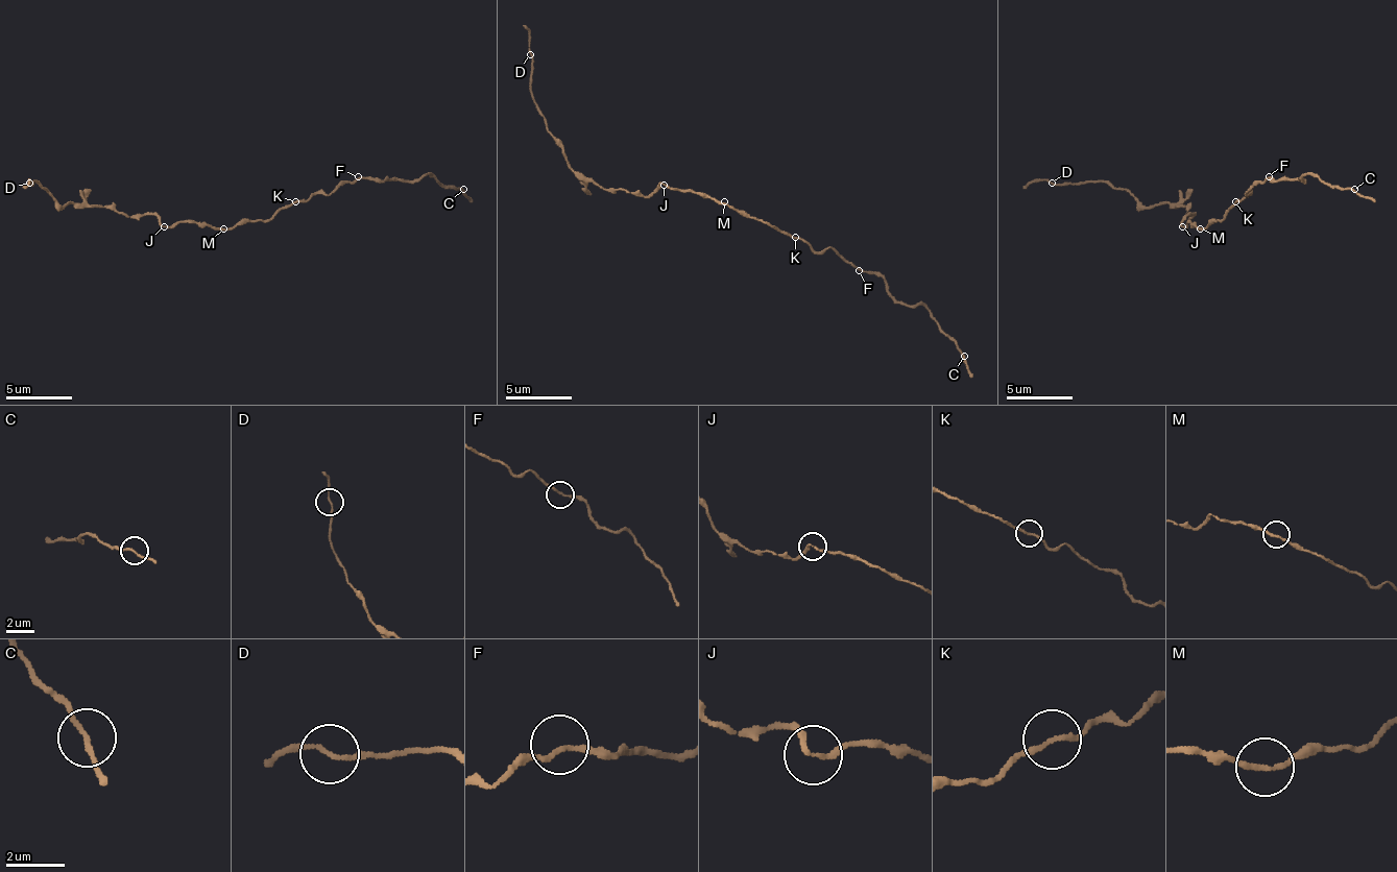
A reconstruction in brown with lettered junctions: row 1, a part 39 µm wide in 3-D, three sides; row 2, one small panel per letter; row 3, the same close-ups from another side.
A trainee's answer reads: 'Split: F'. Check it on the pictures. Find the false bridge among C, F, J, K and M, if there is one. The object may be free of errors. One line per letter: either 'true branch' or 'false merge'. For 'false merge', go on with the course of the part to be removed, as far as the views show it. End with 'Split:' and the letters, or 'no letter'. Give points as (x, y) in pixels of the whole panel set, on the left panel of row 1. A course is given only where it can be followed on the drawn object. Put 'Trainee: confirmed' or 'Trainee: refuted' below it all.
C: true branch
F: true branch
J: true branch
K: true branch
M: true branch
Split: no letter
Trainee: refuted

